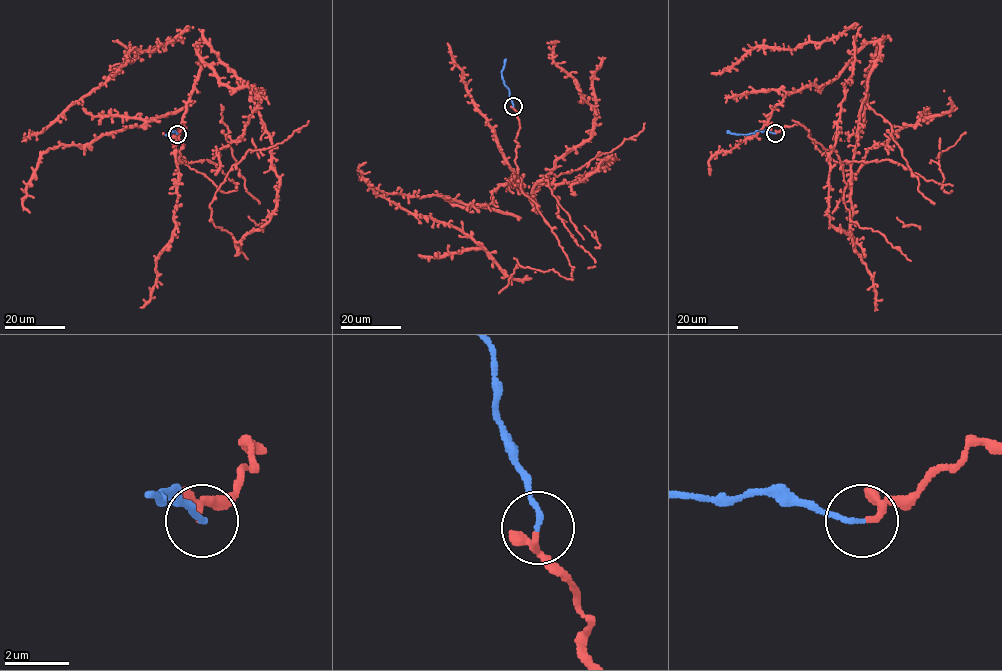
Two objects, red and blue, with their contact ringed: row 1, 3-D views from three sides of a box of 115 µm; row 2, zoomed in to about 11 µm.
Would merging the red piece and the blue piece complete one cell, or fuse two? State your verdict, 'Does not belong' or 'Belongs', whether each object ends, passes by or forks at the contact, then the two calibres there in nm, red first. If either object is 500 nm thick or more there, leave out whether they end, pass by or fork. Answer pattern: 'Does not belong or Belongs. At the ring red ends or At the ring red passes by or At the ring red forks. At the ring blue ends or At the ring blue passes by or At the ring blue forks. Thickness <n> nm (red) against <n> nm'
Belongs. At the ring red passes by. At the ring blue ends. Thickness 150 nm (red) against 160 nm

